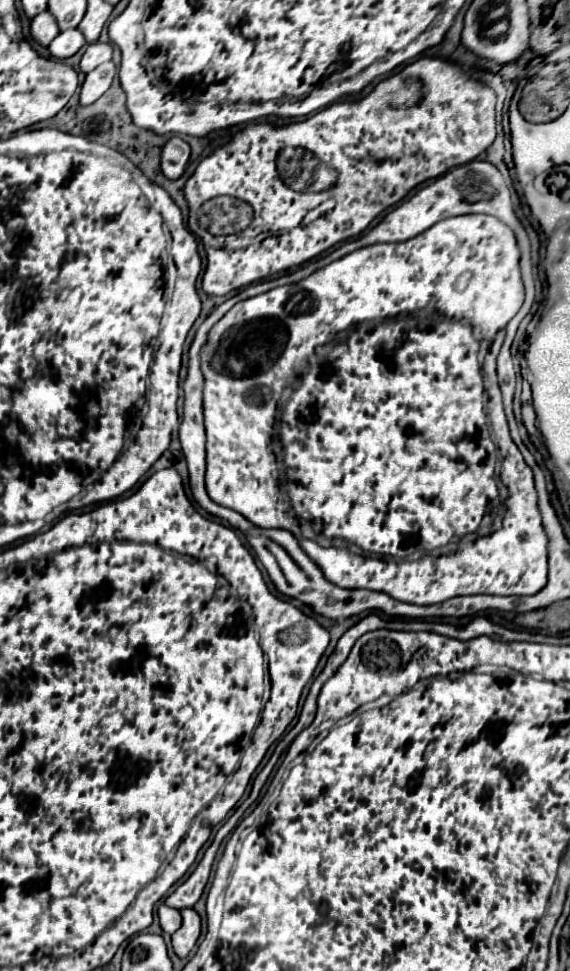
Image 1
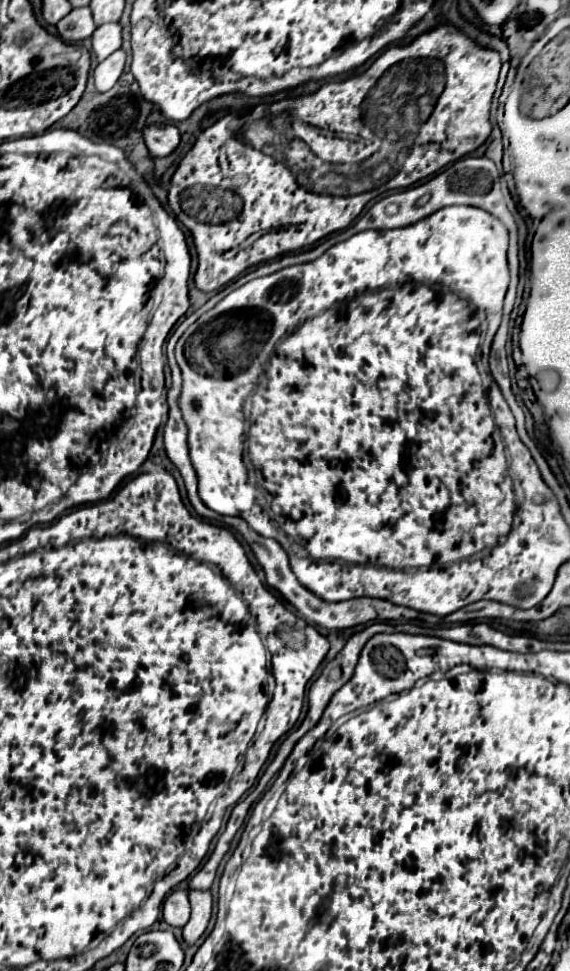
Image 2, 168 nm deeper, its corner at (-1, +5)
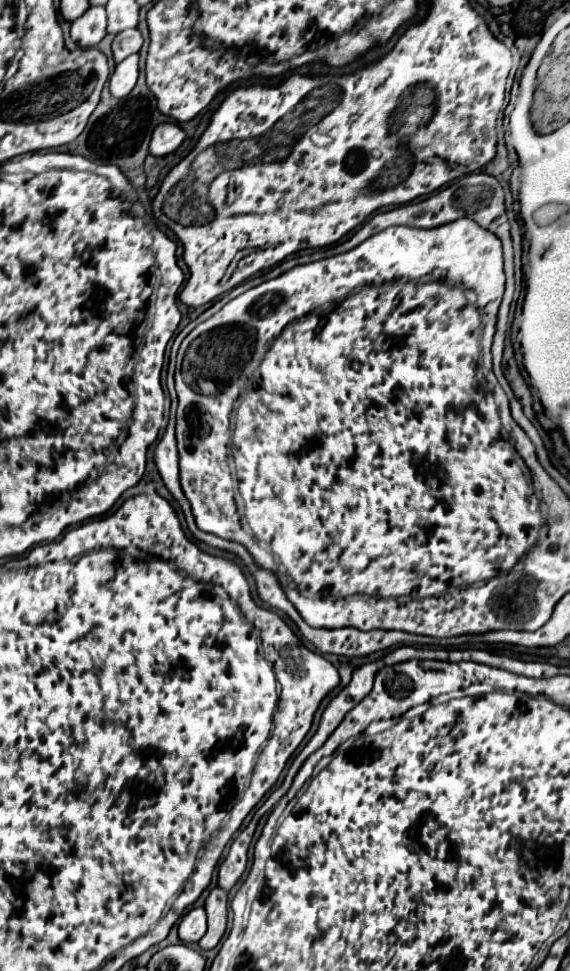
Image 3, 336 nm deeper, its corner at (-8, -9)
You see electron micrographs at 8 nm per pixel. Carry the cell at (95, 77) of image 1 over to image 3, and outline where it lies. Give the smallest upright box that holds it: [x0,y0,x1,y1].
[110,54,138,98]

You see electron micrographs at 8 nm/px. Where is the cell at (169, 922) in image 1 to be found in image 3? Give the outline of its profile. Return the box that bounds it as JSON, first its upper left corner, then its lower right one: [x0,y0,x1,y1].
[178,908,206,942]

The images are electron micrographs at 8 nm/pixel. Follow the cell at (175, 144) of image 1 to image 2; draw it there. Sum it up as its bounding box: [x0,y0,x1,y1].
[145,124,179,156]

